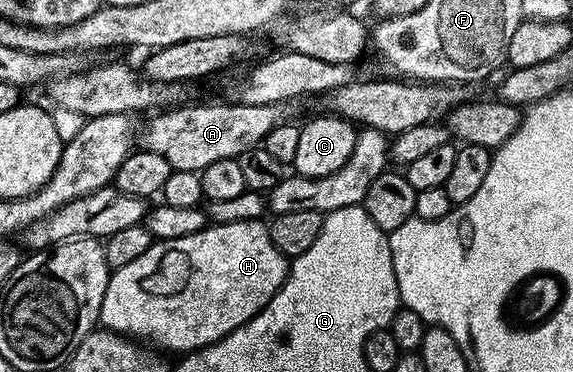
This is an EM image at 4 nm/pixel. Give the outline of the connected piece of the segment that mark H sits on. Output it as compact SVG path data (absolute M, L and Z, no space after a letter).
M245 220L237 224L221 224L220 222L208 224L201 232L193 232L193 236L181 236L177 240L165 240L164 242L152 241L149 249L141 256L137 256L137 260L133 260L133 264L125 264L125 268L114 271L105 288L105 300L101 300L99 322L115 334L126 334L132 339L143 344L150 344L160 351L172 350L175 354L189 353L188 355L190 355L192 352L204 350L206 346L212 346L217 340L221 340L229 332L241 328L241 324L245 324L253 316L257 316L257 312L261 312L261 308L265 308L265 304L269 304L269 300L273 300L273 296L285 284L288 269L289 259L277 248L277 244L273 244L271 231L266 221Z

